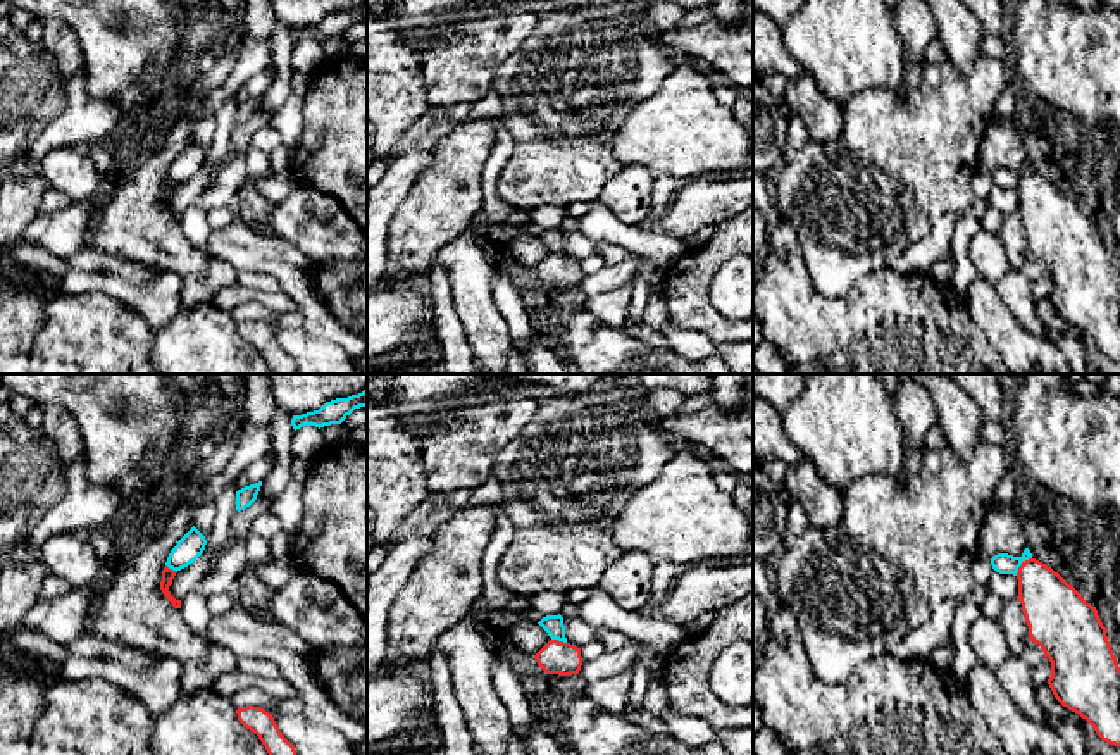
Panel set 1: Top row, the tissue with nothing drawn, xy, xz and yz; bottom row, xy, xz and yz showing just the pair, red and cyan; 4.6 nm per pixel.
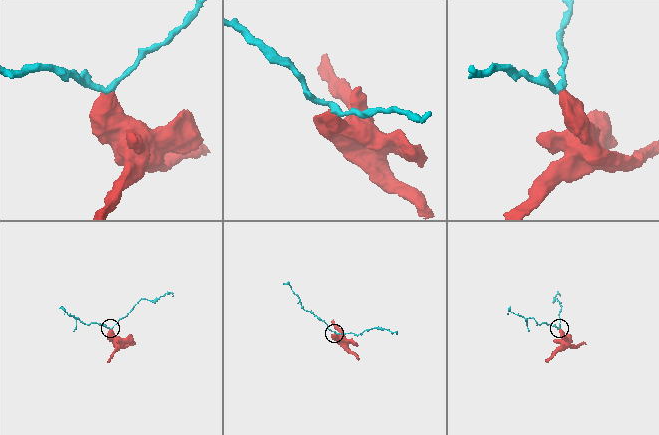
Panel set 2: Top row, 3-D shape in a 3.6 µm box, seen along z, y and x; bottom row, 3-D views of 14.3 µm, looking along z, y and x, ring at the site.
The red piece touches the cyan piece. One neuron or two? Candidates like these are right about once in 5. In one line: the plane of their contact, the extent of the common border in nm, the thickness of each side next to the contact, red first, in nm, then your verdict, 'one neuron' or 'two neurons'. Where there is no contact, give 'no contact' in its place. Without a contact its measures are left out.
yz | 120 nm | 260/100 nm | two neurons

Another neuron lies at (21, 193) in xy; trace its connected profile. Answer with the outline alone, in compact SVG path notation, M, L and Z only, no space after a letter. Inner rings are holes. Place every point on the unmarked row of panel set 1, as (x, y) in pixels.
M36 169L2 176L0 250L19 246L26 228L38 217L48 188L48 181Z

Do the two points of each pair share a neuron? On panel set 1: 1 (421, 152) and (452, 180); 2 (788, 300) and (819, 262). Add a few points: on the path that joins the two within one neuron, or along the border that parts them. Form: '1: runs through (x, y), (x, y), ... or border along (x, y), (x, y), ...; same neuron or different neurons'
1: border along (454, 128), (435, 145), (429, 162), (405, 193); different neurons
2: border along (796, 237), (810, 283), (824, 295), (843, 299); different neurons

